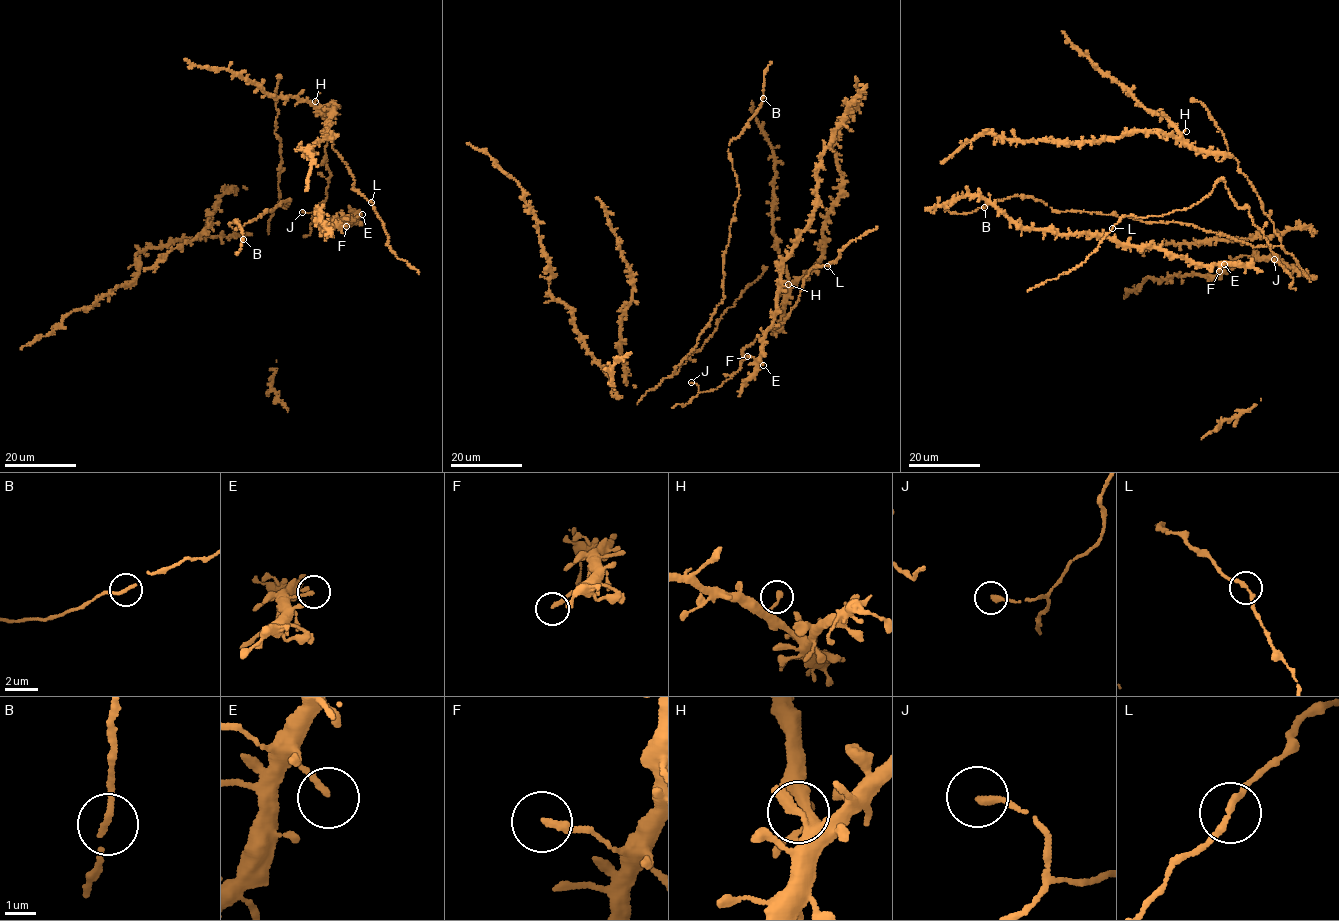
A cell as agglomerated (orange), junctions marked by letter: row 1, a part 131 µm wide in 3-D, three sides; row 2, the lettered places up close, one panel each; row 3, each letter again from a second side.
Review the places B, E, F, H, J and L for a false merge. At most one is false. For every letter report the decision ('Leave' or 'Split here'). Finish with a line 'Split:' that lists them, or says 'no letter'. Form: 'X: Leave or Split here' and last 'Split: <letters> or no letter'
B: Split here
E: Leave
F: Leave
H: Leave
J: Leave
L: Leave
Split: B

